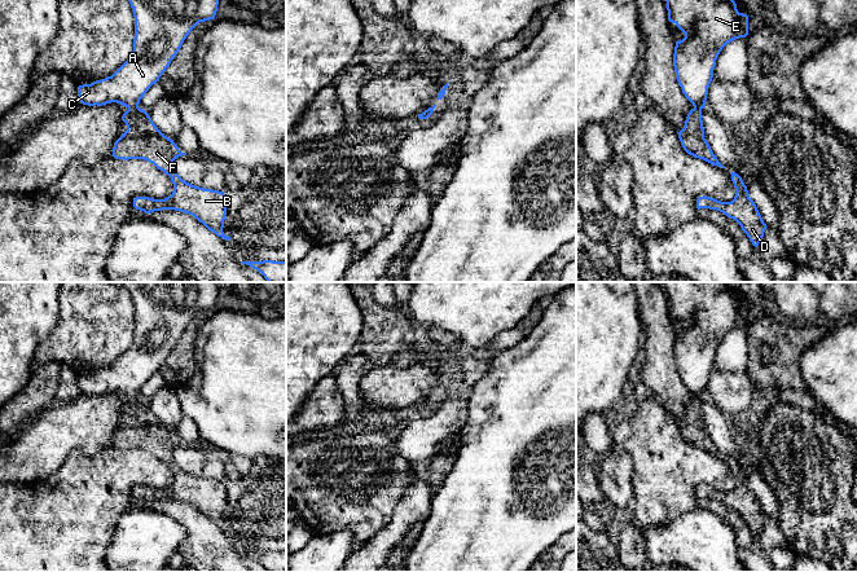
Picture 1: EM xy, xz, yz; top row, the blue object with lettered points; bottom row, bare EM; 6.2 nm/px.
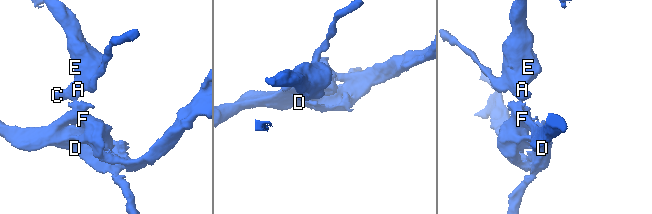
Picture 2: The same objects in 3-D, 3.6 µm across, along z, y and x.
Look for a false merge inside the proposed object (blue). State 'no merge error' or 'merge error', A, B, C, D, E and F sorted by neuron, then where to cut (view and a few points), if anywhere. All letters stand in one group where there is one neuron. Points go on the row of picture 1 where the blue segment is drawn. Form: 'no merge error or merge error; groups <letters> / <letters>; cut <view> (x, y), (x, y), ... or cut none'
merge error; groups A C E / B D F; cut xy (137, 106), (128, 109)

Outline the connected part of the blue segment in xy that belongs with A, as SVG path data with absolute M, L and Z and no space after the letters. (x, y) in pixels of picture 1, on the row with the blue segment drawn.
M128 0L135 17L135 38L132 56L111 75L91 84L78 87L80 104L88 106L102 106L117 102L128 109L139 107L140 100L149 88L159 82L159 78L170 66L180 50L189 32L199 23L214 19L217 12L219 0Z

